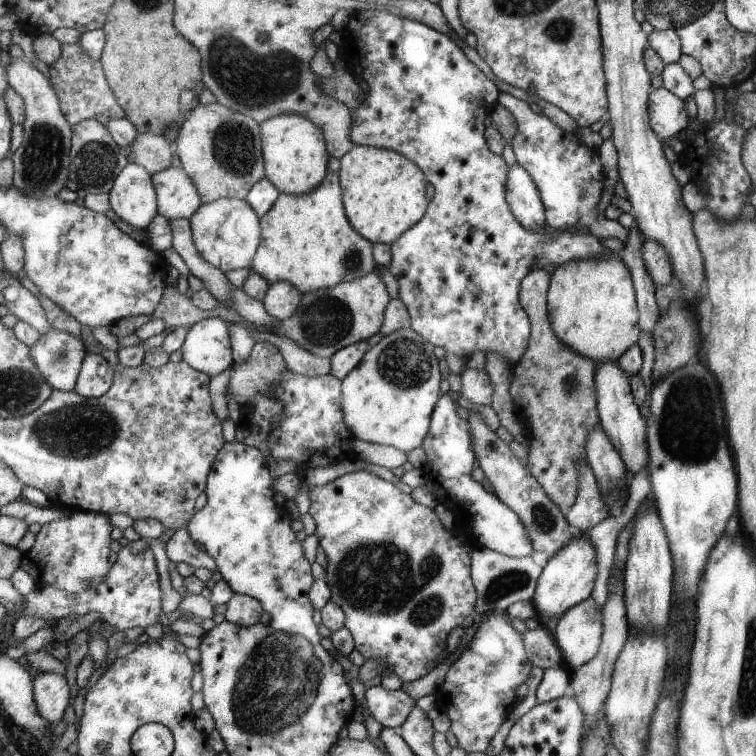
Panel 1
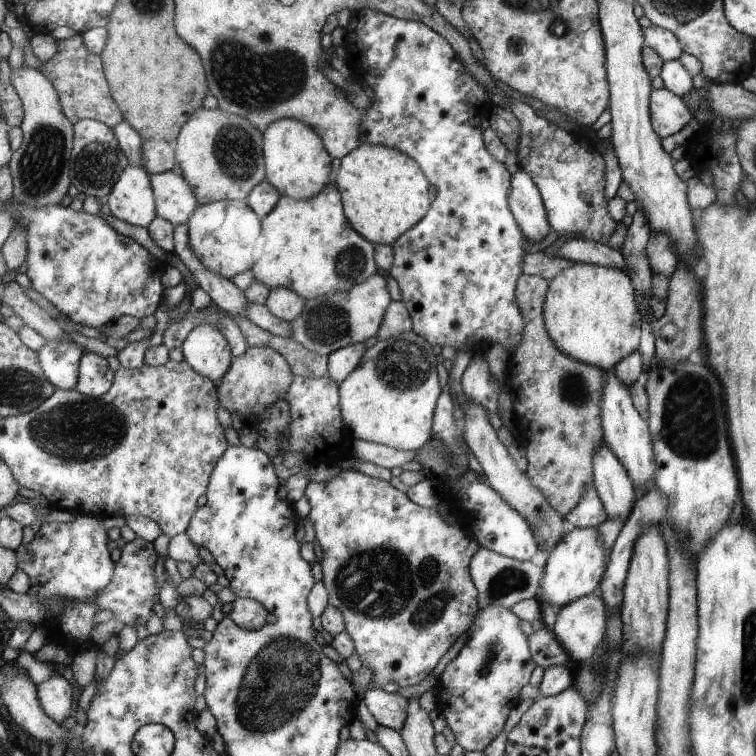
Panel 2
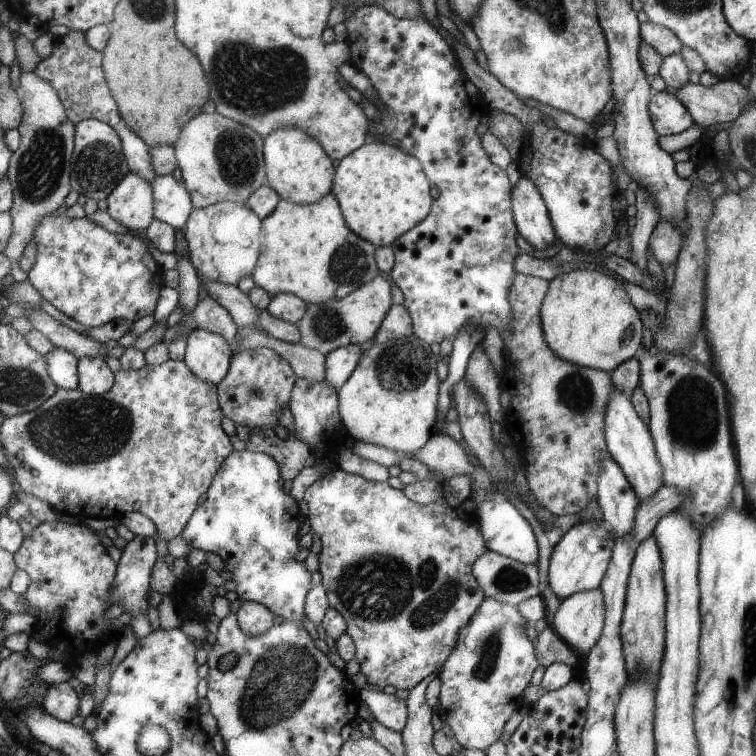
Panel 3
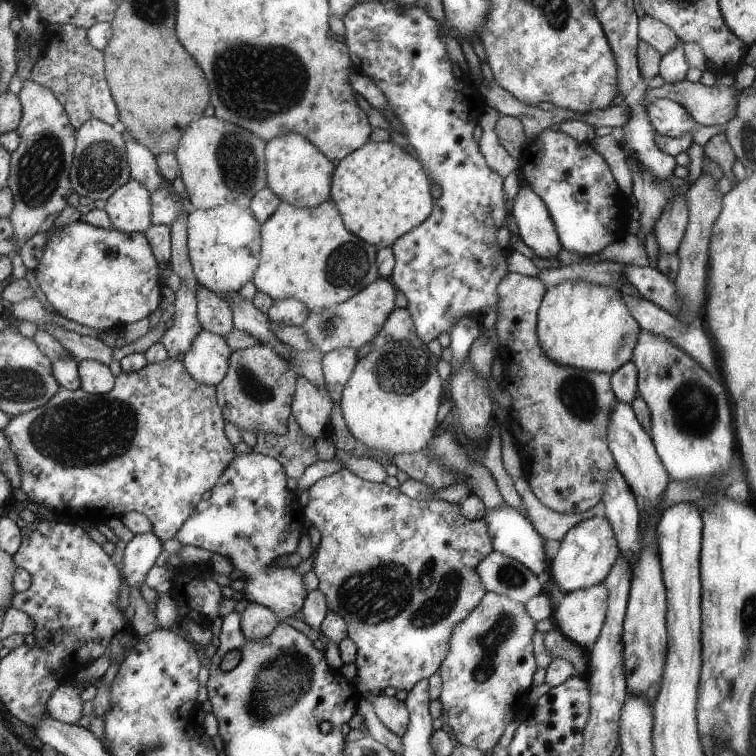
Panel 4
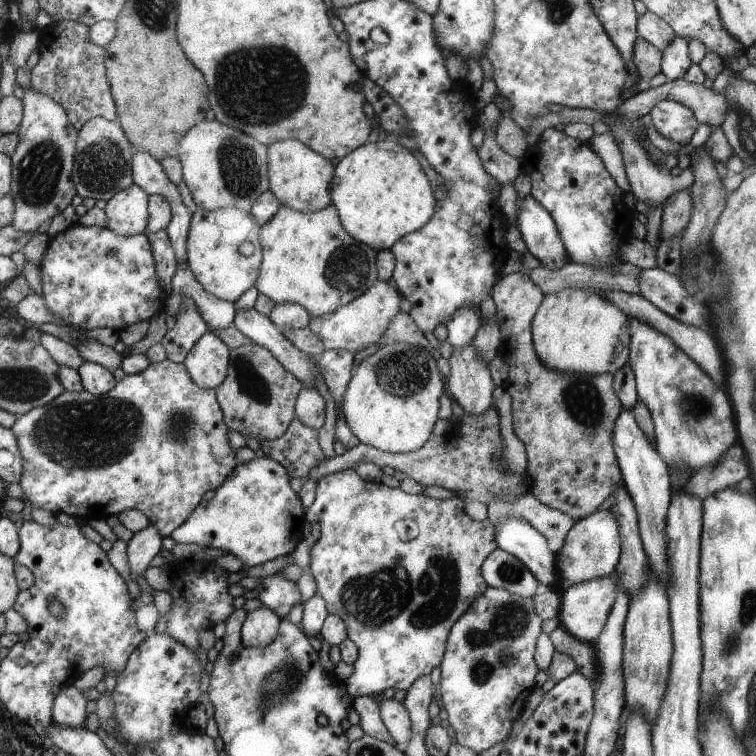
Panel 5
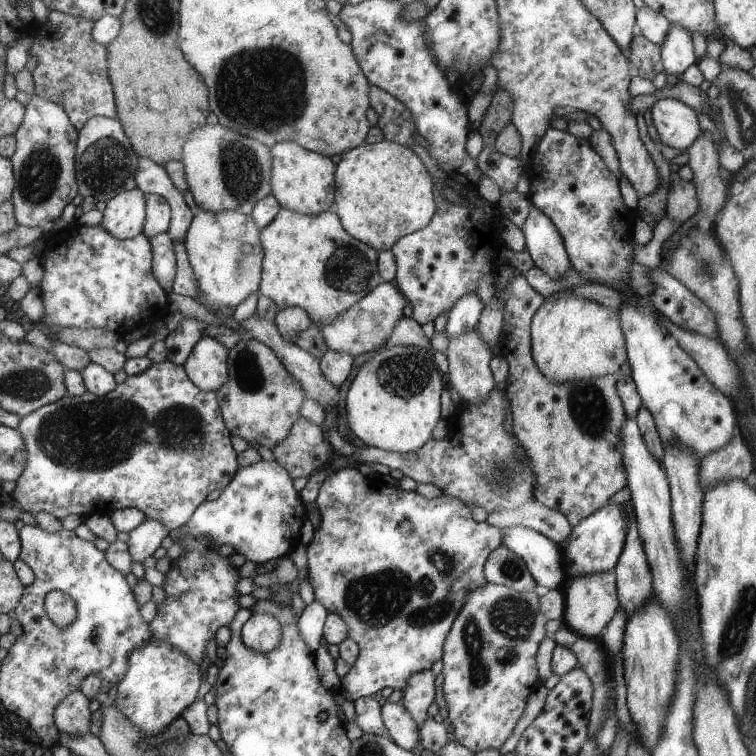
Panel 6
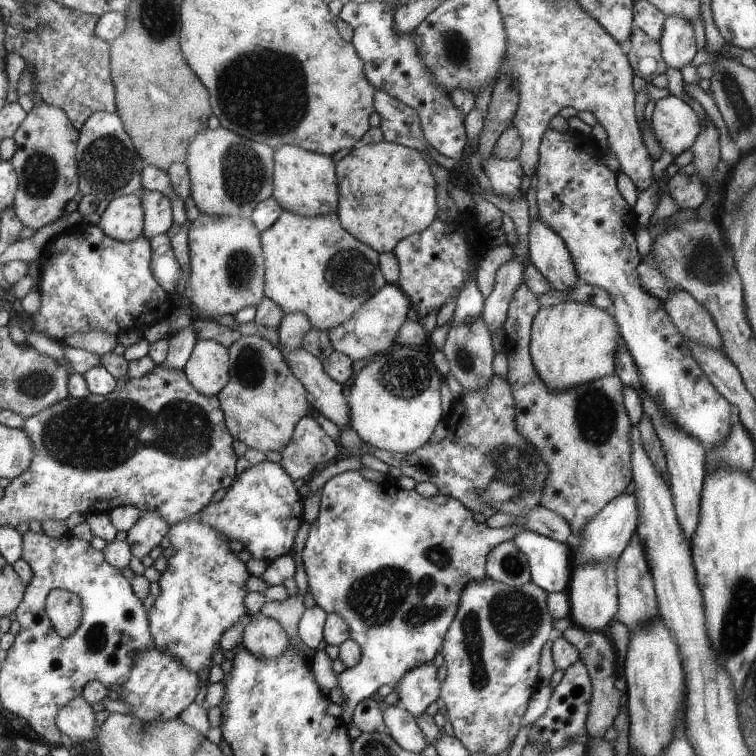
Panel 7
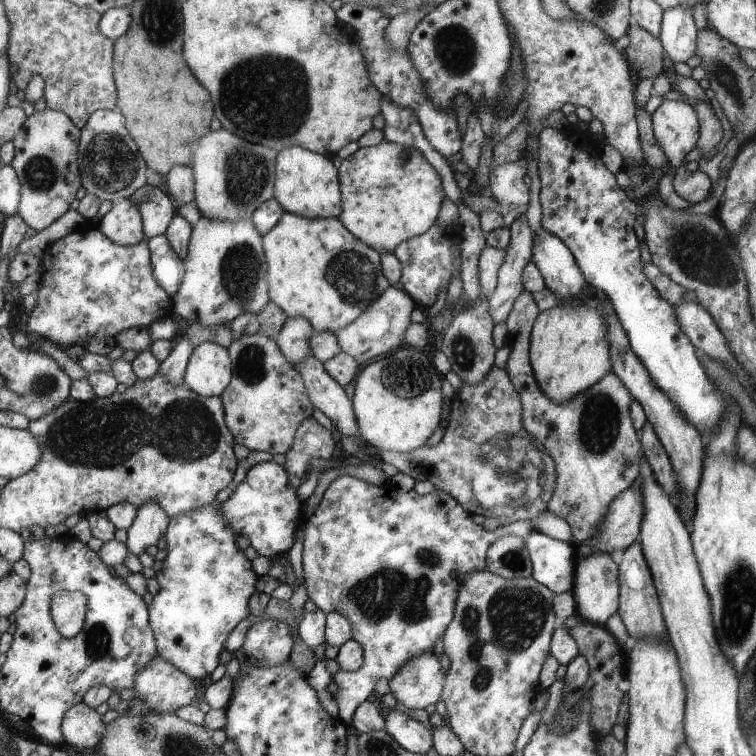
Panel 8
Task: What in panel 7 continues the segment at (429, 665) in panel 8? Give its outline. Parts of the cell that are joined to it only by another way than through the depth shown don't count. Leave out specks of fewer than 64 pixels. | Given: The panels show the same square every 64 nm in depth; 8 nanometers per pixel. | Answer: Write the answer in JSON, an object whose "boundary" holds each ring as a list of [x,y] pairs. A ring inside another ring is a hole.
{"boundary":[[[431,660],[414,666],[393,686],[399,699],[399,706],[415,718],[427,708],[429,702],[440,697],[442,683],[436,679],[436,671]]]}

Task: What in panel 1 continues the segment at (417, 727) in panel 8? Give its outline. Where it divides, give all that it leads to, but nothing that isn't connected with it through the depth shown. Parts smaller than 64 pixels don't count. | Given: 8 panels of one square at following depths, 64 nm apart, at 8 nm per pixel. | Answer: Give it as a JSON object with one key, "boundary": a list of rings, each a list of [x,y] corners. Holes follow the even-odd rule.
{"boundary":[[[377,681],[366,685],[364,699],[370,716],[390,729],[401,726],[415,706],[405,692],[385,690]]]}

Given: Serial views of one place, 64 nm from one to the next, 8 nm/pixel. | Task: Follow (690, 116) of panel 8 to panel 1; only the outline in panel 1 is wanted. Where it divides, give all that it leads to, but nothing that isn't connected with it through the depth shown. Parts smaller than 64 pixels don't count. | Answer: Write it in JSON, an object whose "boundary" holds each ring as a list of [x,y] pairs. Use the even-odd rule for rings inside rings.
{"boundary":[[[662,86],[652,89],[649,92],[649,123],[663,141],[683,131],[689,124],[683,100]]]}

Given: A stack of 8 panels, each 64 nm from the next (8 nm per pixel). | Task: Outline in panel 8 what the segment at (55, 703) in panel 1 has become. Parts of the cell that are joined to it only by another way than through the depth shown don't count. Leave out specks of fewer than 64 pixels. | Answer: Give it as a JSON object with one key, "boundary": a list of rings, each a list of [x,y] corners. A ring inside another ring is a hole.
{"boundary":[[[82,701],[70,706],[61,722],[66,746],[73,745],[83,750],[89,750],[101,742],[105,728],[95,709]]]}

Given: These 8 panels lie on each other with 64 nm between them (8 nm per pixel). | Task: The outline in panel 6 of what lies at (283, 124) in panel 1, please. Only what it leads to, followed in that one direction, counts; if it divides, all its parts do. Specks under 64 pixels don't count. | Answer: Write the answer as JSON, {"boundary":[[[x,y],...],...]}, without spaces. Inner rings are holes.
{"boundary":[[[281,141],[270,147],[273,159],[270,168],[271,194],[281,208],[302,215],[314,215],[332,209],[334,204],[334,168],[329,157],[304,149],[291,141]]]}

